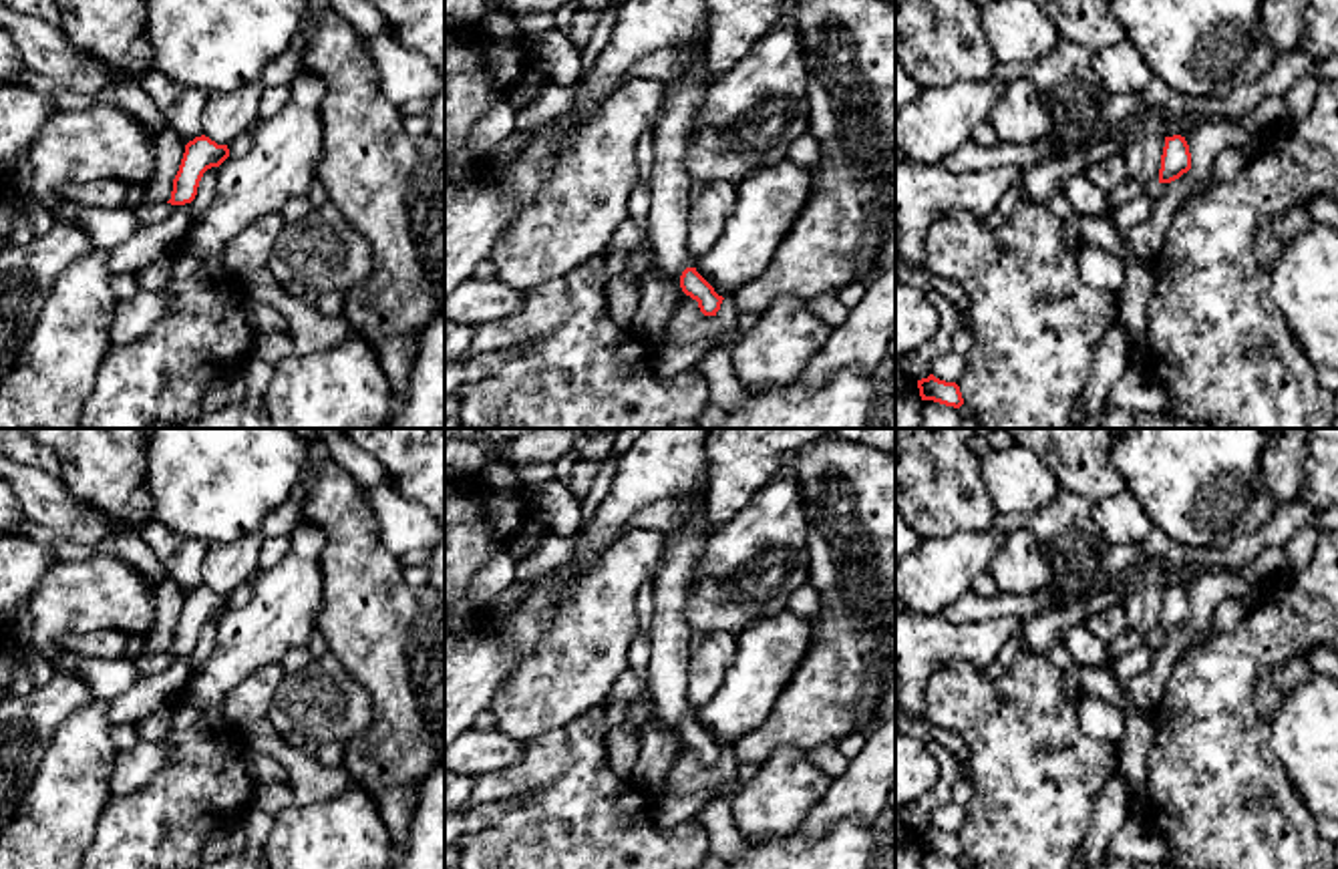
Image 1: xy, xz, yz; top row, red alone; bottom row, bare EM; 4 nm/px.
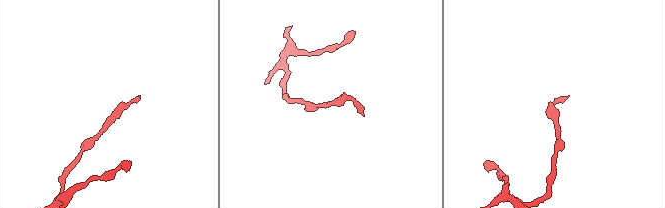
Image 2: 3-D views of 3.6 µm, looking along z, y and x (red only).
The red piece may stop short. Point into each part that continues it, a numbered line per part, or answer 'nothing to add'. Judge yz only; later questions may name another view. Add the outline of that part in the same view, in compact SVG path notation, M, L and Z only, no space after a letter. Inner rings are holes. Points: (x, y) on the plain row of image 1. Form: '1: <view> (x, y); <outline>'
nothing to add

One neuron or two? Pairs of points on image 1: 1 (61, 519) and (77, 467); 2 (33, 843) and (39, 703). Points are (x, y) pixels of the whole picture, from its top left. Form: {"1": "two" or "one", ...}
{"1": "two", "2": "two"}

